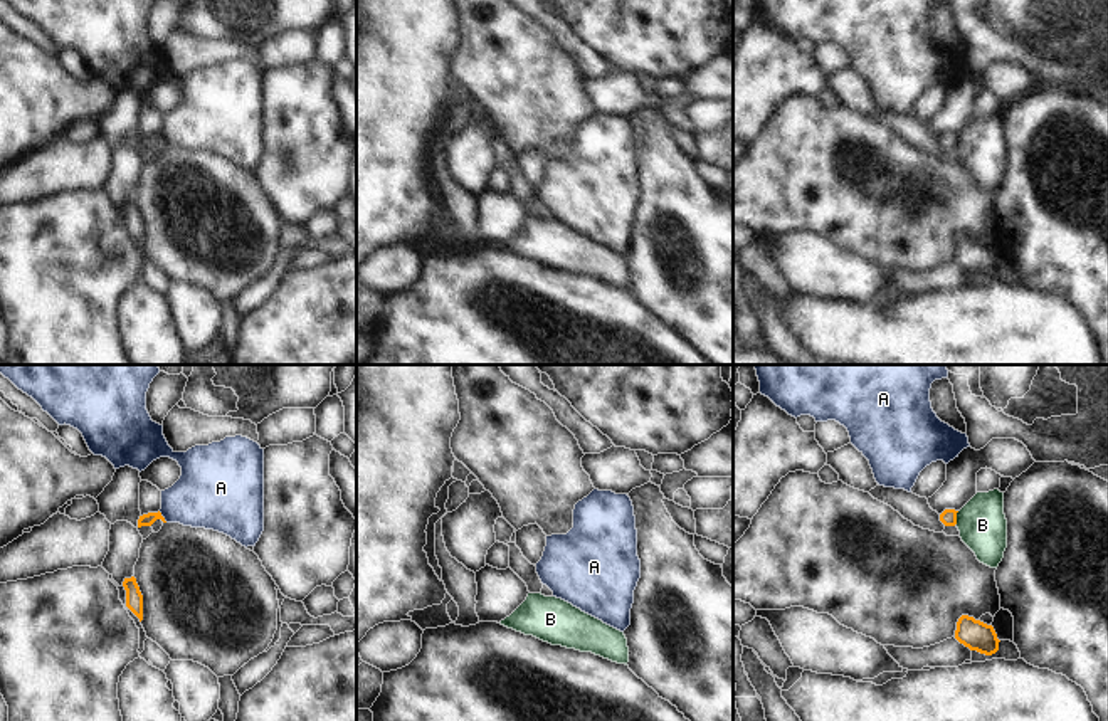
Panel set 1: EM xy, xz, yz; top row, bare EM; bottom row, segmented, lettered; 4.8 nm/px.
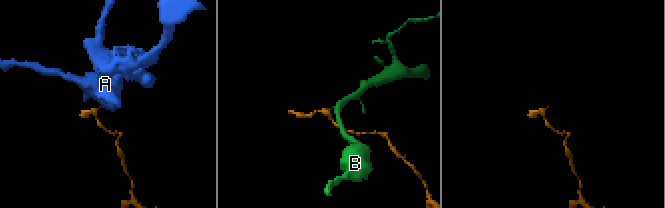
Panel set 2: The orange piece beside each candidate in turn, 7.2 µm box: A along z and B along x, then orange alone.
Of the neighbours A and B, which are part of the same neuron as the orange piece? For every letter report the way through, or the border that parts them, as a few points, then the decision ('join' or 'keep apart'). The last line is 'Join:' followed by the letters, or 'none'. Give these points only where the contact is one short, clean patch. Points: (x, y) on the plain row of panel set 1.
A: border xy (158, 135), (167, 145); keep apart
B: border yz (959, 135), (955, 147); keep apart
Join: none

